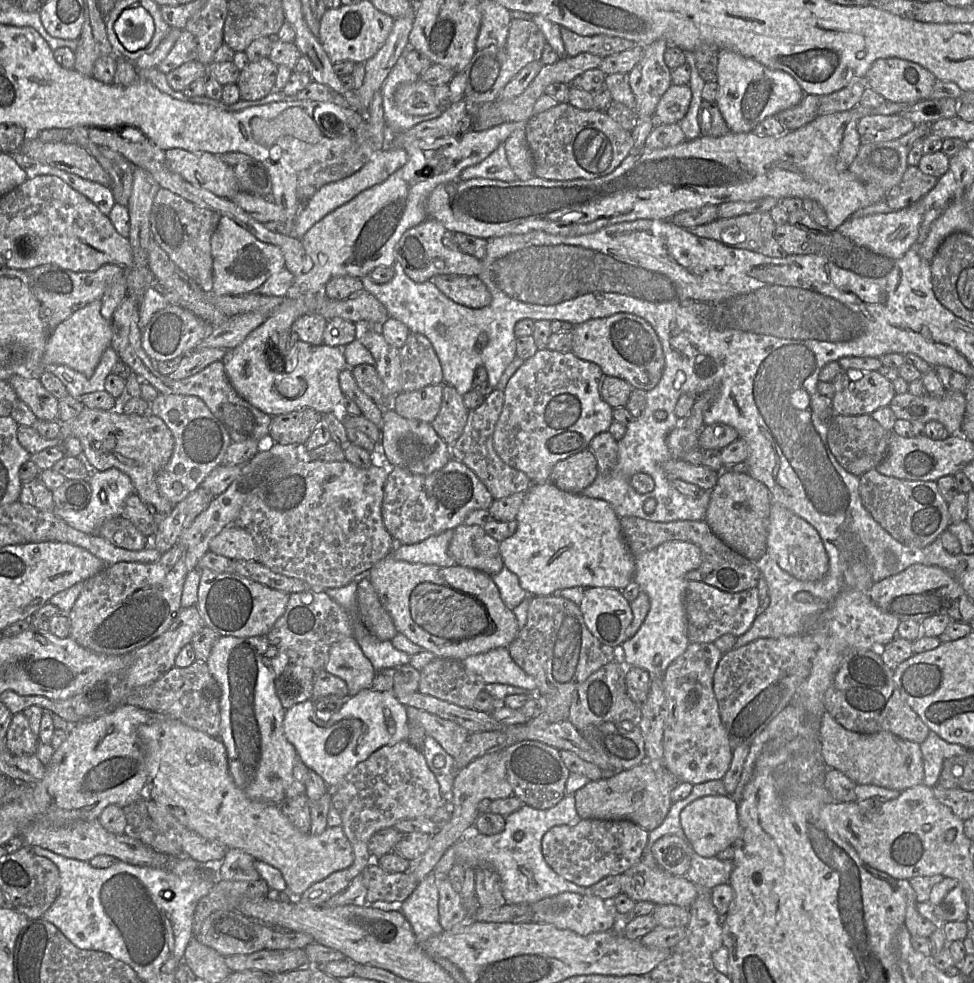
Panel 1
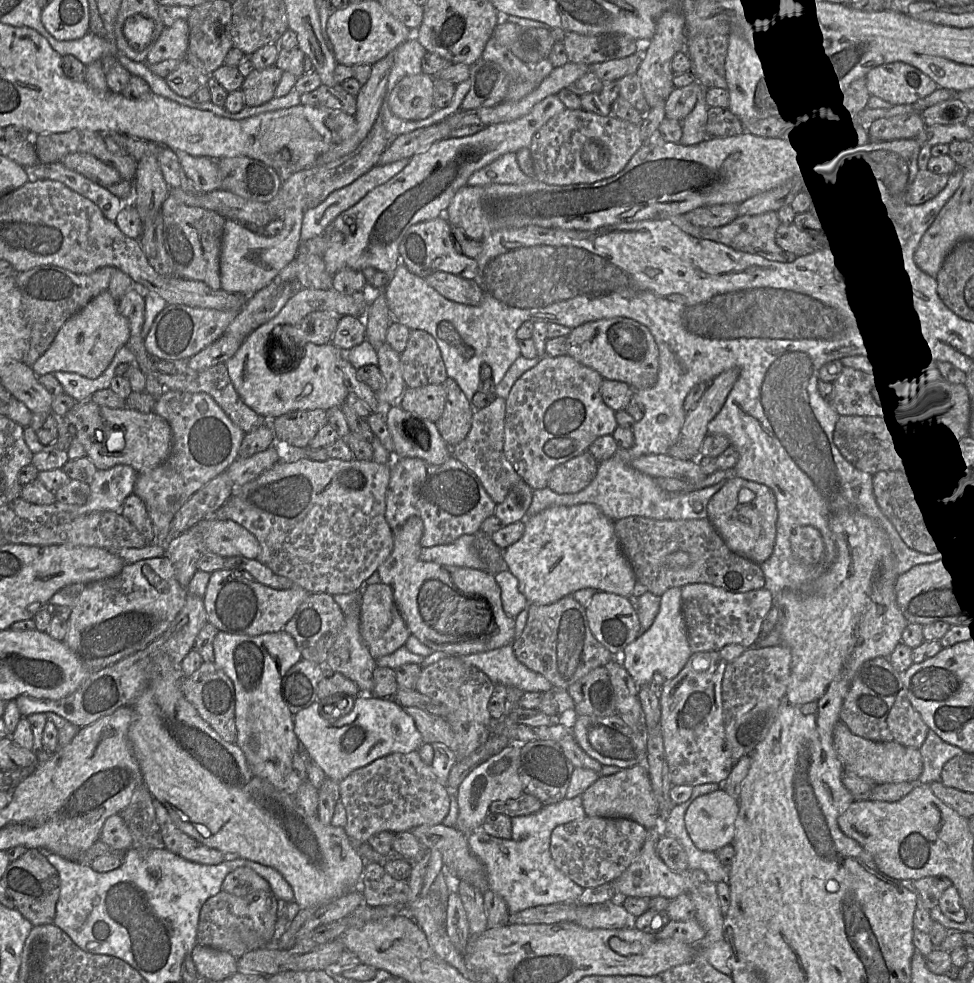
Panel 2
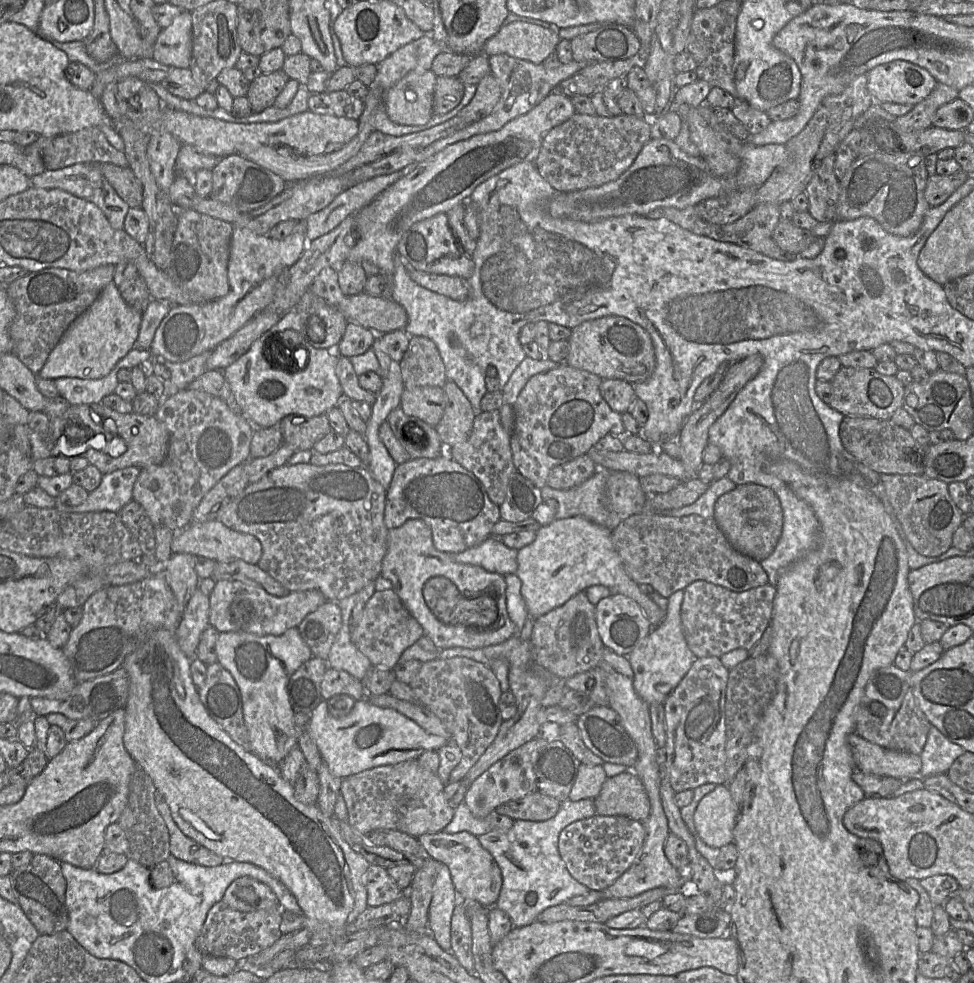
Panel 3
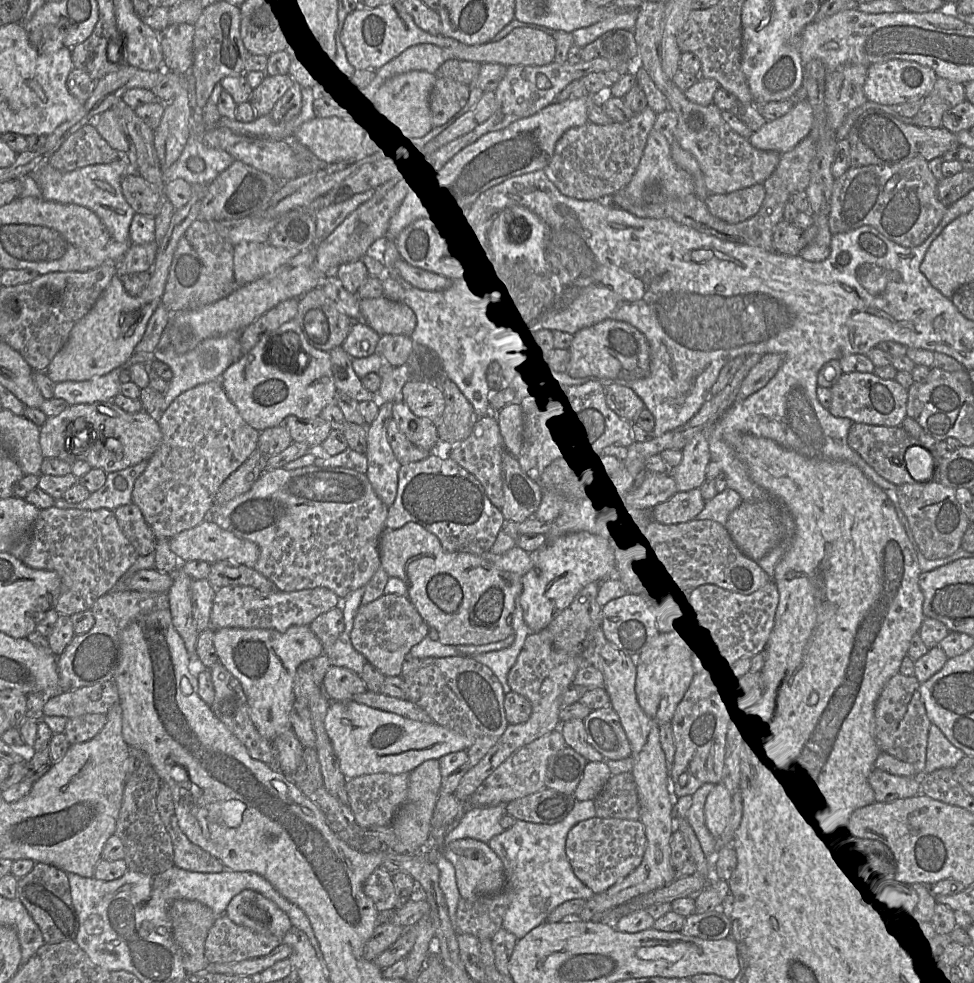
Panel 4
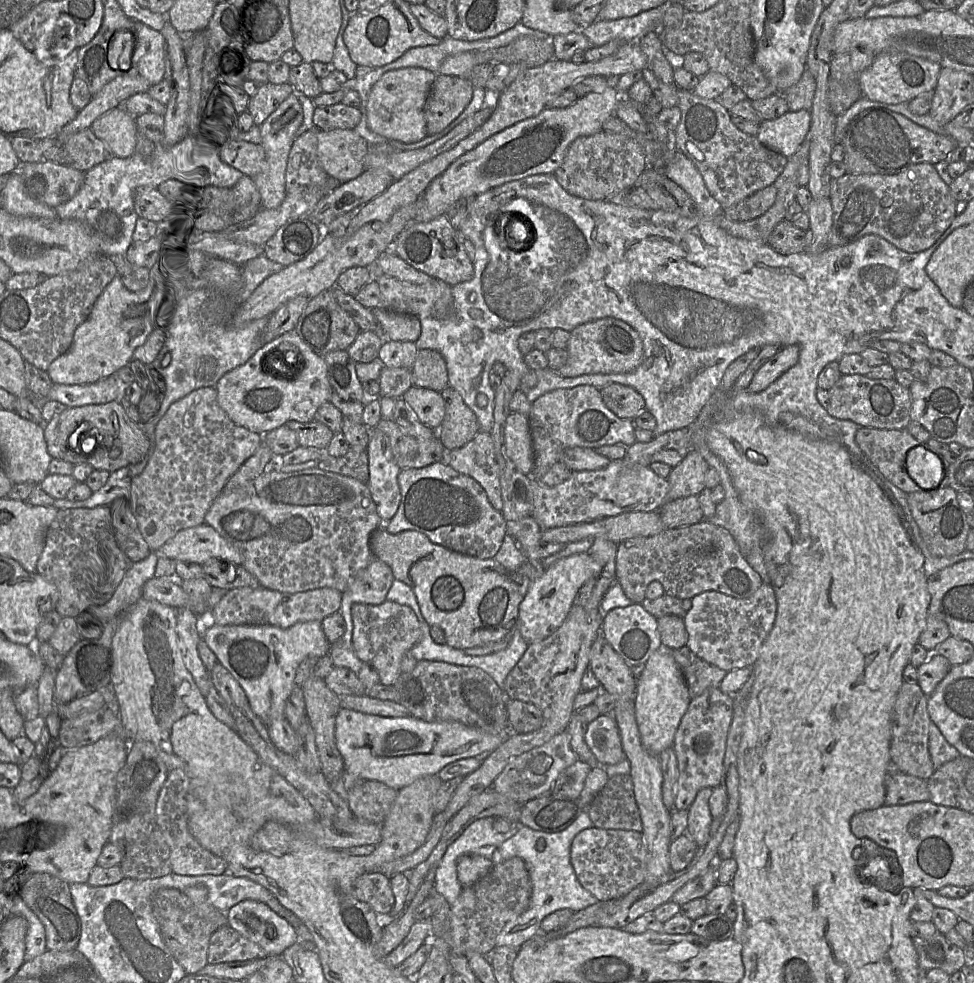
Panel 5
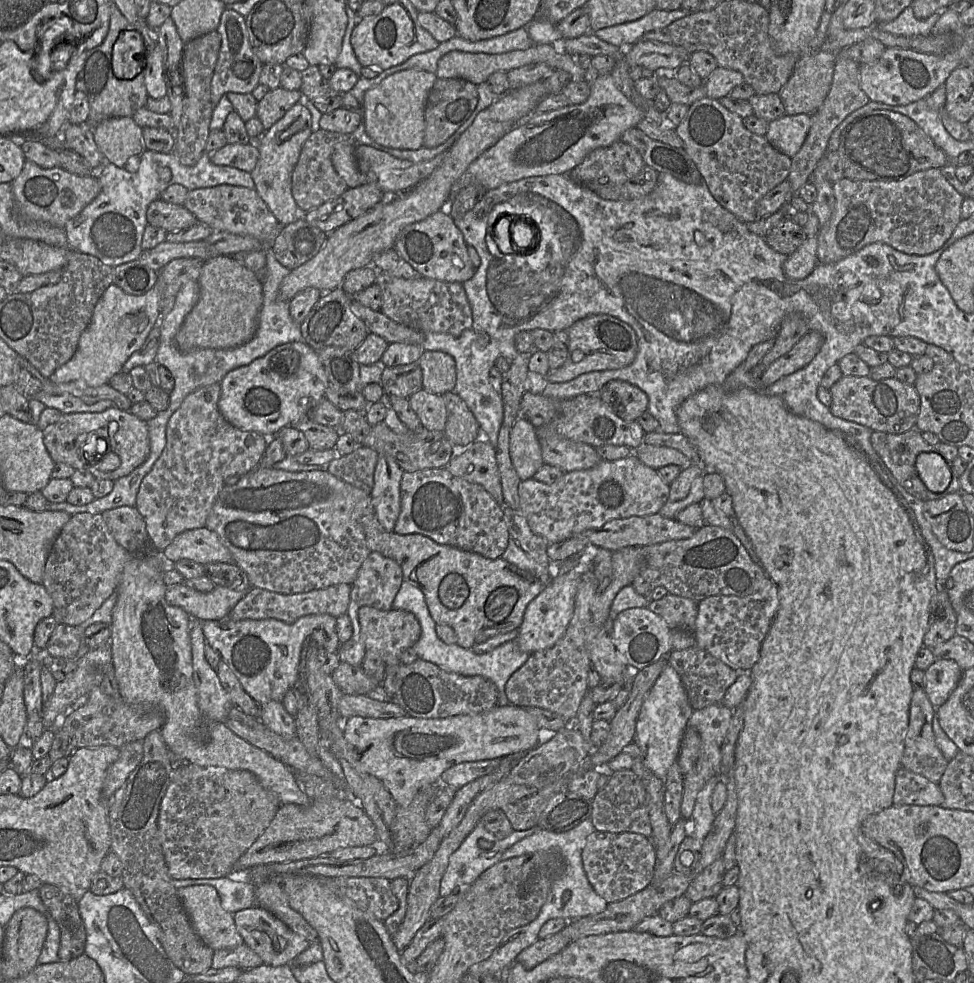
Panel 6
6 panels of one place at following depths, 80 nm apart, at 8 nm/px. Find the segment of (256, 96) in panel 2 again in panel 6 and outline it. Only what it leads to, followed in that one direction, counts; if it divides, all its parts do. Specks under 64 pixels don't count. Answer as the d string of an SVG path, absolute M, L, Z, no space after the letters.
M282 87L269 90L263 99L258 101L256 117L262 122L264 130L269 130L302 99L303 95L297 90L290 91Z

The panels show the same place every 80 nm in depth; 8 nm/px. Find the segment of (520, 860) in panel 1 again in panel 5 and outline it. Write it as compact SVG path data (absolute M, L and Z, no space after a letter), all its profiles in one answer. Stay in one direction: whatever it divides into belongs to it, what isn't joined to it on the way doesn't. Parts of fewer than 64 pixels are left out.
M588 809L579 814L567 828L560 832L544 832L525 825L518 825L517 832L494 850L492 856L494 865L513 857L523 859L532 886L528 909L504 925L496 939L496 946L511 946L518 949L540 933L540 925L547 915L564 908L576 912L599 901L581 885L570 861L570 847L573 838L580 831L592 826Z

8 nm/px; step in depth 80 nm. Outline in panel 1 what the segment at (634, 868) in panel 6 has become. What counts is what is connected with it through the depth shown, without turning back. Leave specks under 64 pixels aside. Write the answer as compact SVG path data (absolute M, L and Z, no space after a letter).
M581 819L574 825L549 829L542 838L542 854L549 866L563 878L589 887L607 876L623 874L641 861L648 832L626 819Z

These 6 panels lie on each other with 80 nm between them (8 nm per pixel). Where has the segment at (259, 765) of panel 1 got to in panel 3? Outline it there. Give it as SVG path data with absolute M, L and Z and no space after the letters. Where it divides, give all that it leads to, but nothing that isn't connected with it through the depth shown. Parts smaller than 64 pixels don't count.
M291 628L280 636L258 636L246 632L219 633L215 650L217 661L232 675L240 690L243 718L249 735L249 751L266 763L279 765L289 751L297 745L297 730L287 685L291 675L313 657L310 648L302 639L298 629Z

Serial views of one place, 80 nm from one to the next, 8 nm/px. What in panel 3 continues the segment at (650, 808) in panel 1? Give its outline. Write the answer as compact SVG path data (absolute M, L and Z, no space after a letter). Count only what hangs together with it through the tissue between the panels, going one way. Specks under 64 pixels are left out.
M632 770L607 777L593 801L600 816L624 816L643 822L650 814L647 793Z

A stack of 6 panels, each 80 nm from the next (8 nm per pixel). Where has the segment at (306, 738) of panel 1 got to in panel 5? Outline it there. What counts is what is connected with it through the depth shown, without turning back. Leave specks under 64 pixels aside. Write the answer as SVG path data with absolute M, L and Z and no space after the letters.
M344 708L338 711L335 721L336 745L344 762L343 780L347 784L347 792L352 783L363 780L379 781L400 791L419 778L438 775L442 768L454 761L482 754L488 756L512 733L509 723L503 732L492 734L455 721L426 722L415 717L381 717Z

